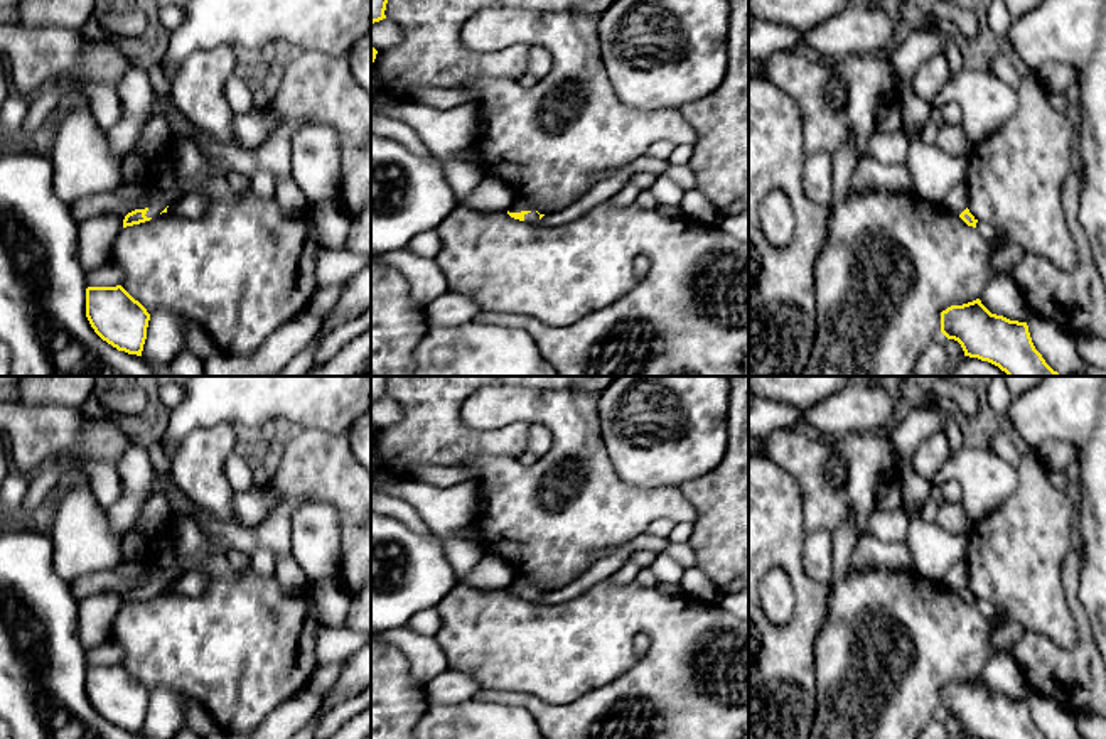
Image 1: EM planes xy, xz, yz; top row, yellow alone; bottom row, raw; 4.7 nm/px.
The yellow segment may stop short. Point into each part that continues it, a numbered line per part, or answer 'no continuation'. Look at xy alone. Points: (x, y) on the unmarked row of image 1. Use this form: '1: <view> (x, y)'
1: xy (182, 564)

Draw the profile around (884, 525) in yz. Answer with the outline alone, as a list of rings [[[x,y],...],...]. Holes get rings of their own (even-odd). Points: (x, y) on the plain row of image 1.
[[[904,508],[895,511],[875,510],[868,521],[868,535],[880,542],[905,542],[909,515]]]

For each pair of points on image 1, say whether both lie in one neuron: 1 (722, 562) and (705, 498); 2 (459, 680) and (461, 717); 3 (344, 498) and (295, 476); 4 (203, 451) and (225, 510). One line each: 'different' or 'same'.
1: same
2: different
3: same
4: same

